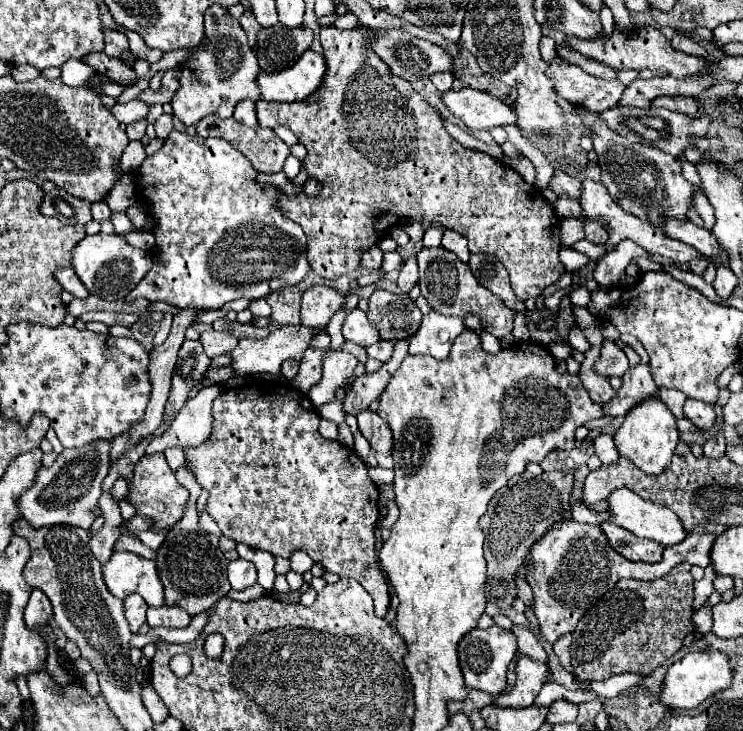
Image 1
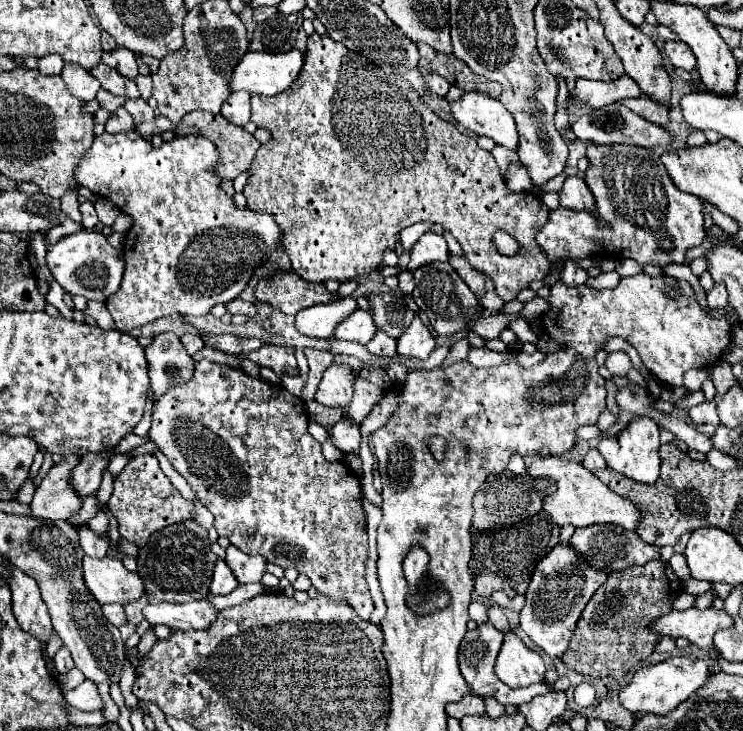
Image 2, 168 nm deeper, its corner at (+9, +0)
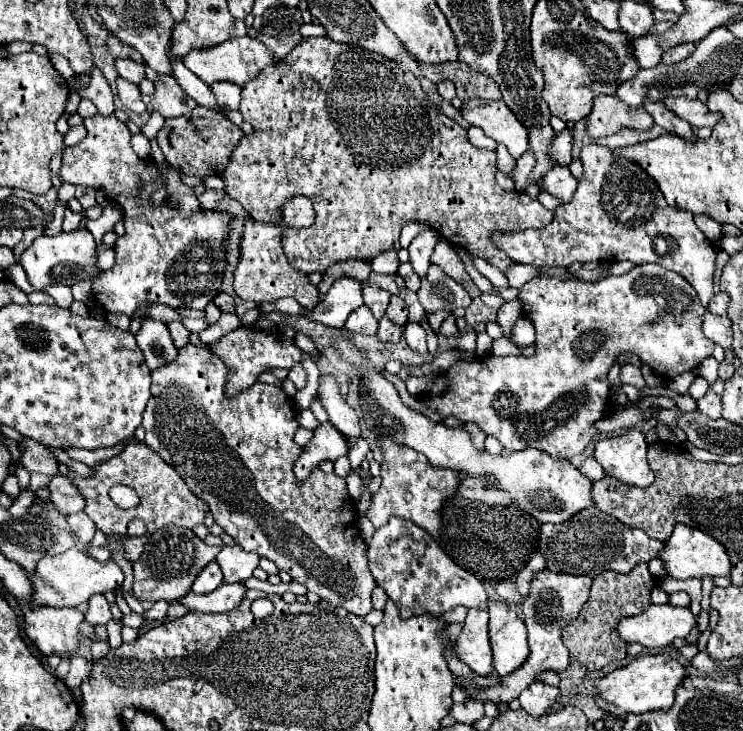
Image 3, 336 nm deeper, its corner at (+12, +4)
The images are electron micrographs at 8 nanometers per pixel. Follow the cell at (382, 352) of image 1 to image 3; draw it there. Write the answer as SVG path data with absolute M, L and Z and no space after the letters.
M386 317L380 321L380 327L378 327L378 333L376 337L380 341L390 341L390 343L398 343L402 339L402 329L396 327L394 323L390 323Z

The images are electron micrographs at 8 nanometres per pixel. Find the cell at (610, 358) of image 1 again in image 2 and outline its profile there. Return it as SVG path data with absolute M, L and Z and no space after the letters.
M619 351L619 353L609 353L607 361L605 361L607 369L617 375L617 377L627 377L627 371L631 369L631 359L627 353Z

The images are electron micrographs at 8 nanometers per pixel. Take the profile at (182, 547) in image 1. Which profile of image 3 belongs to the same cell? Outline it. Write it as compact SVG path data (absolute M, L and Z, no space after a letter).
M176 525L158 529L148 537L142 557L134 563L134 595L140 601L174 601L184 597L192 589L192 581L198 573L216 559L220 547L208 547L194 535L192 529L180 529Z

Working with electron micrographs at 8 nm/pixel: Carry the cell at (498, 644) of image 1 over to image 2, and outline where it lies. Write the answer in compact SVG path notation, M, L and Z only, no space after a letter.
M489 621L487 623L481 623L477 625L475 631L469 631L463 641L461 641L461 647L459 647L459 665L461 665L461 673L469 685L469 689L475 693L475 695L481 695L481 697L493 697L497 699L501 705L521 705L528 703L539 693L547 693L551 691L545 683L541 685L530 685L527 688L511 689L503 681L499 681L499 677L495 675L493 671L493 665L495 665L495 657L499 655L499 645L503 643L503 633L497 631Z

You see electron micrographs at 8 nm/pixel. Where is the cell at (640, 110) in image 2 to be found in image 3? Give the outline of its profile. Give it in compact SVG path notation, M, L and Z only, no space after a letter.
M612 95L596 97L592 113L588 115L590 137L606 137L622 127L650 129L652 125L652 115L644 107L628 107L624 101Z

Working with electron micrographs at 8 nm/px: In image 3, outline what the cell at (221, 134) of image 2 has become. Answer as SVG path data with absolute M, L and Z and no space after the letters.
M196 107L186 115L180 115L176 119L166 119L164 127L158 131L156 141L166 157L166 161L182 171L184 175L196 175L196 177L208 177L208 175L222 175L228 167L230 155L234 153L236 145L244 137L242 129L234 125L226 115Z

